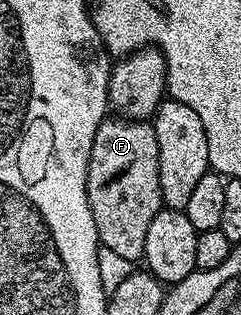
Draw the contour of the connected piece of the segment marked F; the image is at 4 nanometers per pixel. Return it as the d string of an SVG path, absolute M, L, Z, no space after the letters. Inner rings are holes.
M118 115L108 116L99 124L89 151L87 198L99 244L109 247L109 251L122 255L124 259L138 262L145 251L149 223L153 223L153 215L164 208L154 124L129 121Z

